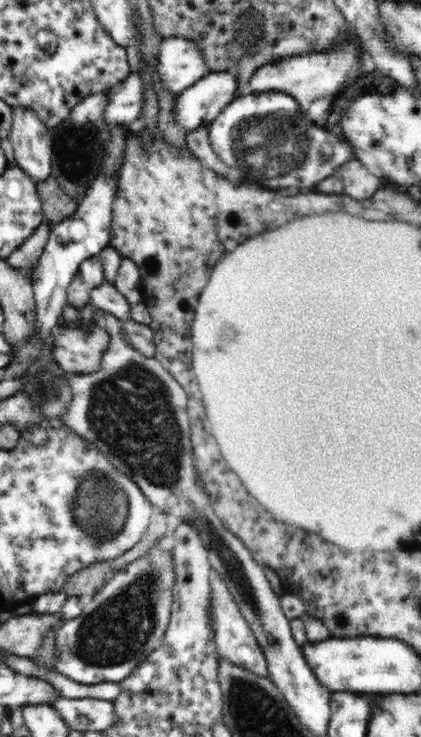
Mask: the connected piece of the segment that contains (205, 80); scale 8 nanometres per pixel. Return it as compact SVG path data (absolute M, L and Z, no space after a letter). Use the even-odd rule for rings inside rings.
M233 71L204 75L176 96L175 117L178 124L186 132L208 125L236 98L234 92L237 88Z

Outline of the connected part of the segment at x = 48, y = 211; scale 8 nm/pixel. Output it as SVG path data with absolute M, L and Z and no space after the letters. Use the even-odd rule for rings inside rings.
M48 177L42 182L35 182L35 185L46 221L52 225L58 224L74 215L79 202L66 195L54 178Z

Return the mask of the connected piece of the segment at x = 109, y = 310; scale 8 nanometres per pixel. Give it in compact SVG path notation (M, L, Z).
M104 280L100 287L90 292L91 304L96 309L100 308L106 315L114 315L119 321L132 320L130 317L130 303L120 293L115 285L110 285Z

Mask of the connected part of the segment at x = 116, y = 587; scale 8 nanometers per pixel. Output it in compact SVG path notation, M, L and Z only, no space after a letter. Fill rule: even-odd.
M158 544L150 547L148 552L122 566L114 574L110 574L102 589L86 600L82 614L66 620L56 630L56 658L54 670L82 685L94 685L100 682L121 682L132 674L138 662L148 658L152 650L156 650L162 642L168 620L176 601L176 575L172 550L163 550Z

